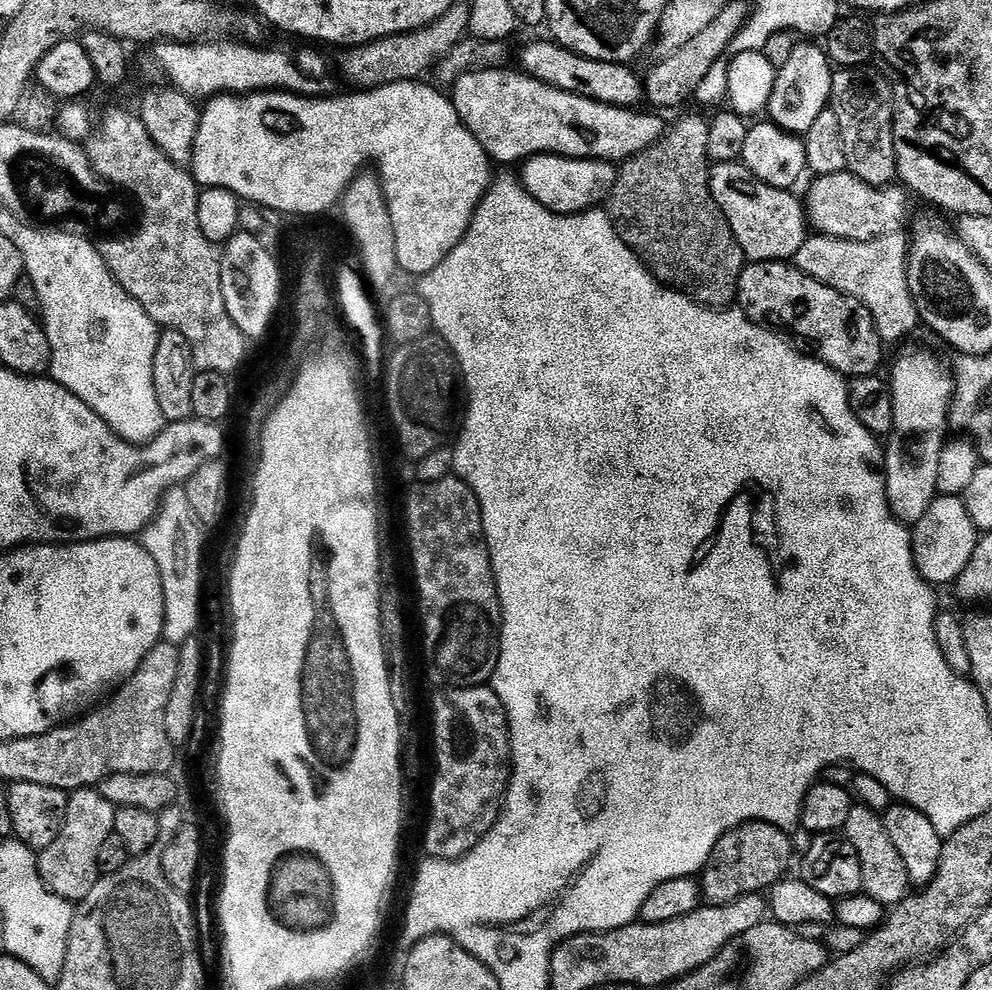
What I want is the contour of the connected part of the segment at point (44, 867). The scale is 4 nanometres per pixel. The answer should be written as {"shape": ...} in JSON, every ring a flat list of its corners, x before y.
{"shape":[[95,787,78,788,69,795,66,818,58,838,54,838,54,842,50,842,50,846,46,846,38,856,40,877,54,894,79,902,94,890,101,877,98,850,102,842,114,833,116,809]]}

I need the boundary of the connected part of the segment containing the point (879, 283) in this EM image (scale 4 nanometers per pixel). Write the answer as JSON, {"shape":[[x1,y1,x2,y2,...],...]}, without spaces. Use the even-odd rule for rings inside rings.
{"shape":[[898,233,872,240,872,246,864,243,856,246,853,240,814,234,802,242,802,250,798,250,794,263,798,270,810,274,810,278,865,304,876,320,881,341,900,340,921,323,916,300,908,288,908,270,902,269]]}

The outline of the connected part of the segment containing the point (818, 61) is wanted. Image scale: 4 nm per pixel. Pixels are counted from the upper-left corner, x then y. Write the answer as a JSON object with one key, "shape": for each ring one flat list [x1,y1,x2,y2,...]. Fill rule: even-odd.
{"shape":[[800,42,785,66,777,71,776,82,767,106,769,119,780,128,802,136,831,103,833,67,827,51,814,42]]}

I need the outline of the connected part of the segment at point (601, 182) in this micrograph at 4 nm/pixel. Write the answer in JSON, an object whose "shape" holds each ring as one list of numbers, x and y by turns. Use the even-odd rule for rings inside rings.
{"shape":[[533,156,523,168,524,189,546,210,560,216,574,216,595,209,599,200,607,201,618,171,617,165,607,160,575,160,572,156]]}

